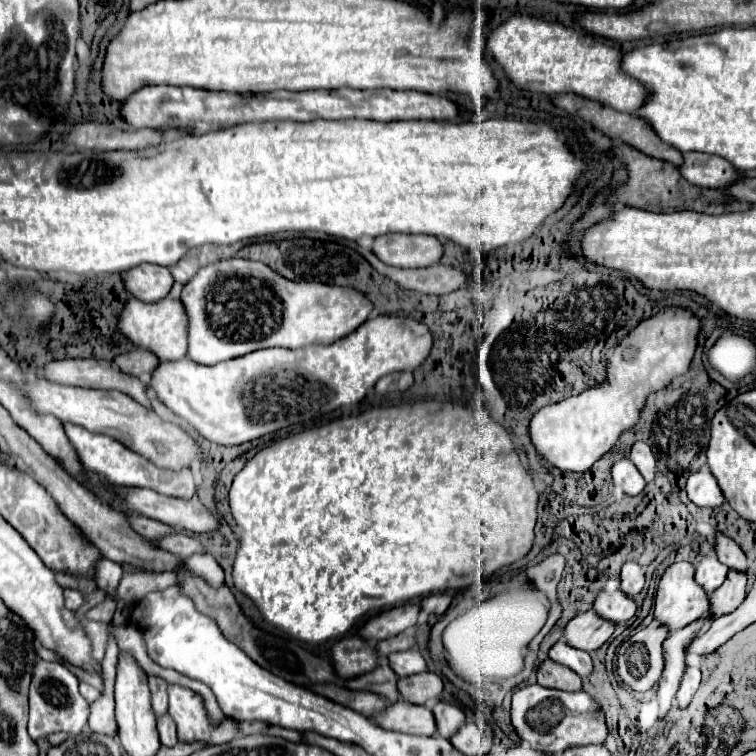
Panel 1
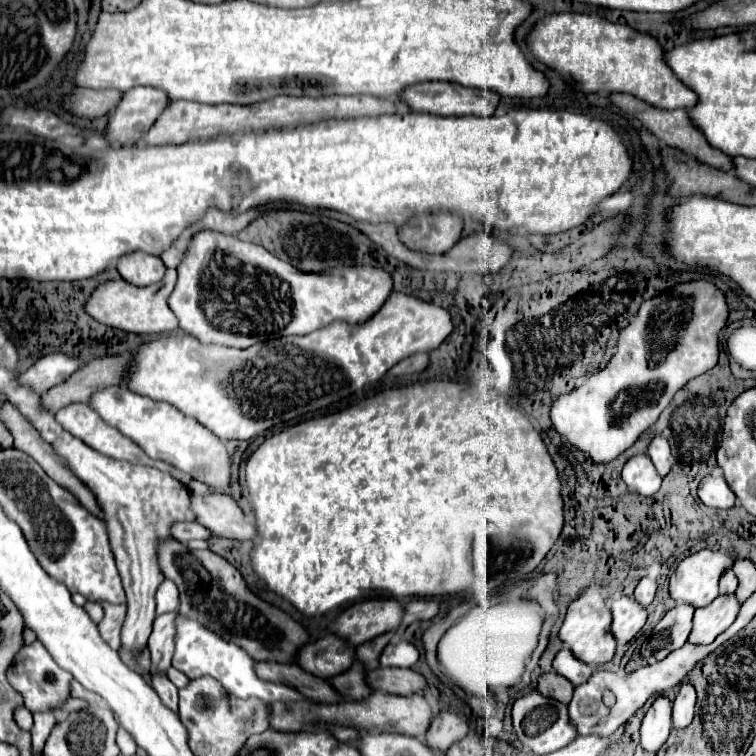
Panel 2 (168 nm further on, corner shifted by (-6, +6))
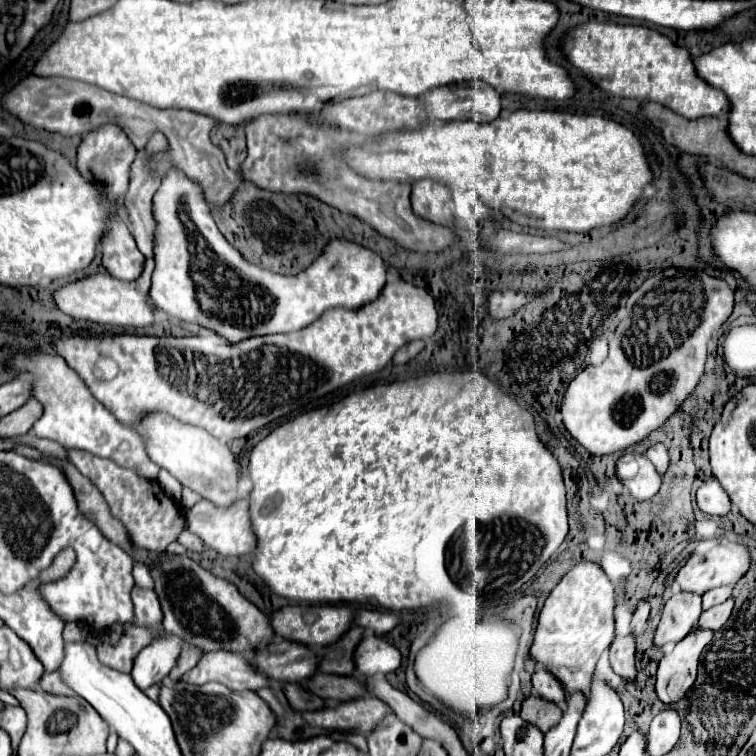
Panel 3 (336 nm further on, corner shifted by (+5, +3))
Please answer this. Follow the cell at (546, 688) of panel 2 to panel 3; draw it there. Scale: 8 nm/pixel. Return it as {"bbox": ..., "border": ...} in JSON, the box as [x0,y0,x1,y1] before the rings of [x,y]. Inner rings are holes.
{"bbox":[521,693,561,733],"border":[[[531,693],[521,707],[521,717],[529,723],[535,723],[543,733],[547,733],[553,725],[557,725],[557,721],[561,719],[561,707],[553,705],[551,701],[545,701],[541,697],[537,697],[535,693]]]}

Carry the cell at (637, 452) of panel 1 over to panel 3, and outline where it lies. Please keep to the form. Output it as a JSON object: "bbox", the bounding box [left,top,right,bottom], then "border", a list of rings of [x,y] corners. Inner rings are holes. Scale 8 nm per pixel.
{"bbox":[645,443,669,475],"border":[[[657,443],[657,445],[649,447],[645,455],[647,455],[647,459],[655,465],[655,469],[657,469],[657,473],[659,473],[659,475],[663,475],[663,473],[667,471],[669,455],[667,455],[667,449],[665,449],[661,443]]]}

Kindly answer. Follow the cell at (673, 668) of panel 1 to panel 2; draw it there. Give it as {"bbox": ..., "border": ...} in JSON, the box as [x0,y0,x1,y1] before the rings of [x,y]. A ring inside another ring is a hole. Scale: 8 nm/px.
{"bbox":[640,696,672,752],"border":[[[660,696],[650,706],[650,710],[646,712],[646,716],[642,720],[642,726],[640,726],[640,746],[646,752],[656,752],[668,740],[670,730],[672,730],[670,700]]]}

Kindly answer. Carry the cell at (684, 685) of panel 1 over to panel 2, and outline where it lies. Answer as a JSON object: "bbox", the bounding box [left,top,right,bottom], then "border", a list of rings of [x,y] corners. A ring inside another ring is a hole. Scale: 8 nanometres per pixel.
{"bbox":[672,684,696,730],"border":[[[682,684],[678,696],[672,704],[672,726],[682,730],[690,726],[694,718],[694,706],[696,706],[696,690],[690,684]]]}

